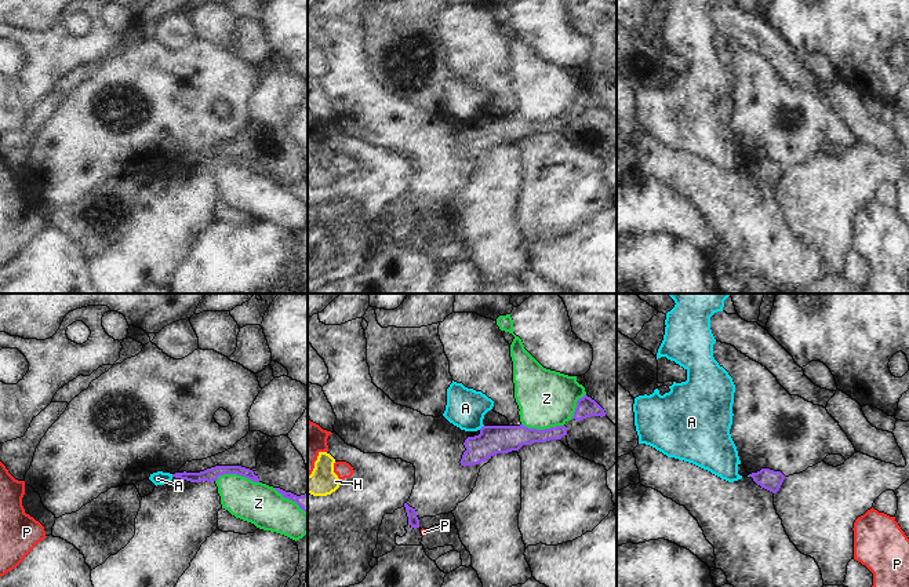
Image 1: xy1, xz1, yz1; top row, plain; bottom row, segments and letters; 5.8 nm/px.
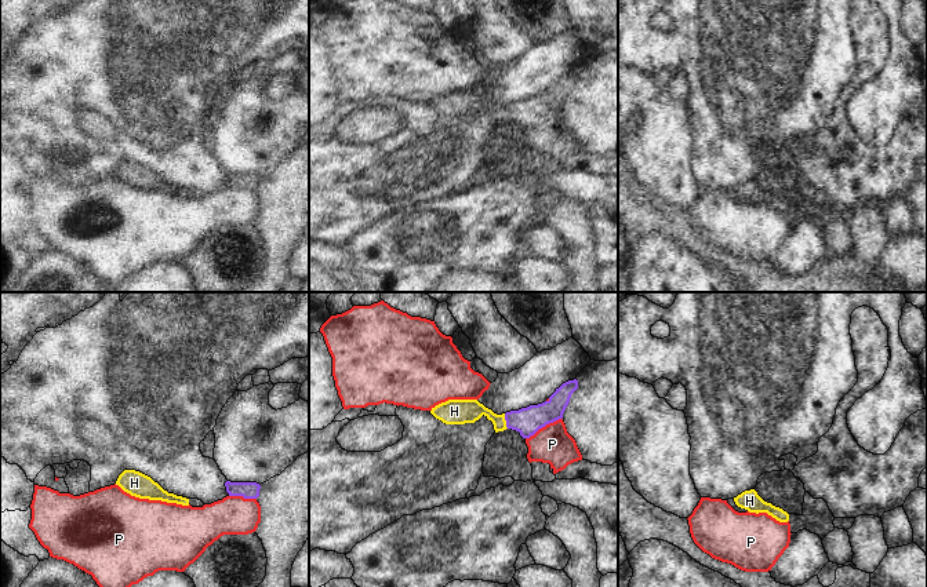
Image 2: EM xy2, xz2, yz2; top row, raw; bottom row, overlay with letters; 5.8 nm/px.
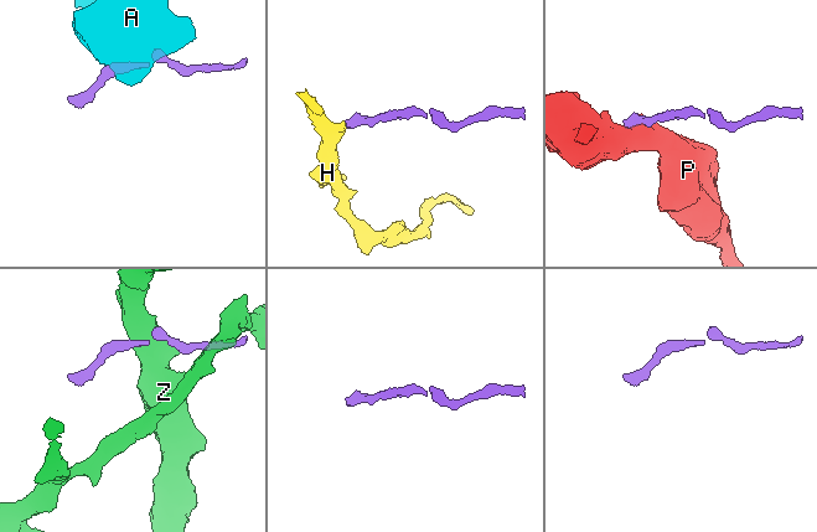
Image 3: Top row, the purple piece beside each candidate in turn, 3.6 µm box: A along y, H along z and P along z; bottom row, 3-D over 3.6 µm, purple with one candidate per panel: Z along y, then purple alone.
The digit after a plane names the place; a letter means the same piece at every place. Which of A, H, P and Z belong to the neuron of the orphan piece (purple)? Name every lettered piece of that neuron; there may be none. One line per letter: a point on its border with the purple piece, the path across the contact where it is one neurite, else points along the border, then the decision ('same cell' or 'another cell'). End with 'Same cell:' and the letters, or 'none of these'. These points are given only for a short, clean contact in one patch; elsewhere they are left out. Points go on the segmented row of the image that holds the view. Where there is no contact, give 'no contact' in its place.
A: meets purple in xz1 at (482, 427); border along xz1 (483, 425), (479, 429); another cell
H: meets purple in xz2 at (505, 419); runs through xz2 (527, 420), (505, 419), (464, 411); same cell
P: meets purple in xz2 at (544, 426); border along xz2 (562, 418), (546, 423), (526, 438); another cell
Z: meets purple in xy1 at (237, 474); another cell
Same cell: H

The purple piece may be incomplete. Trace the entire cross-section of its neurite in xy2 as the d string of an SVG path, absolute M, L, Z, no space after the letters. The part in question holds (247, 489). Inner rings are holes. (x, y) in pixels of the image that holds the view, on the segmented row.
M225 482L229 496L243 496L244 499L257 499L261 485L257 482Z

